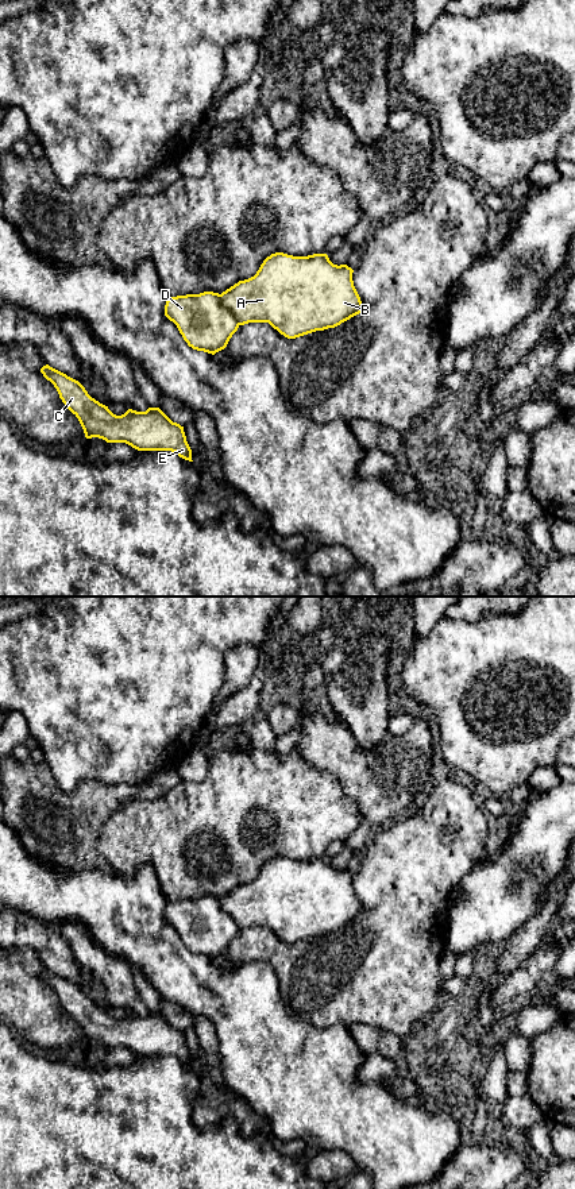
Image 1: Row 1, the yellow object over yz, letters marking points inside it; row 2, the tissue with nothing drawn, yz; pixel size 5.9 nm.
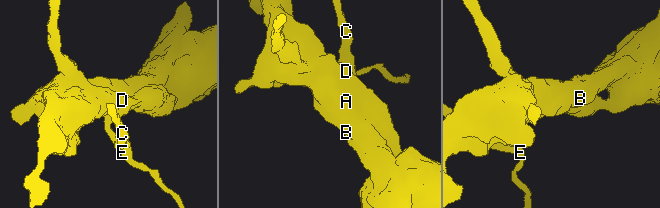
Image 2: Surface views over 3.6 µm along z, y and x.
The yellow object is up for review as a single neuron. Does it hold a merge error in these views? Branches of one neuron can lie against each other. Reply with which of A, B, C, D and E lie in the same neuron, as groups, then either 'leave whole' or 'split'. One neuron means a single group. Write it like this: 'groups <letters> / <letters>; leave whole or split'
groups A B / C D E; split

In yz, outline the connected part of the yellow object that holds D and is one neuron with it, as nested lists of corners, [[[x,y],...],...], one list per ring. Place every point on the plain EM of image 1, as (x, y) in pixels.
[[[213,896],[169,902],[165,920],[177,930],[189,951],[212,960],[224,954],[239,933],[236,922]]]

